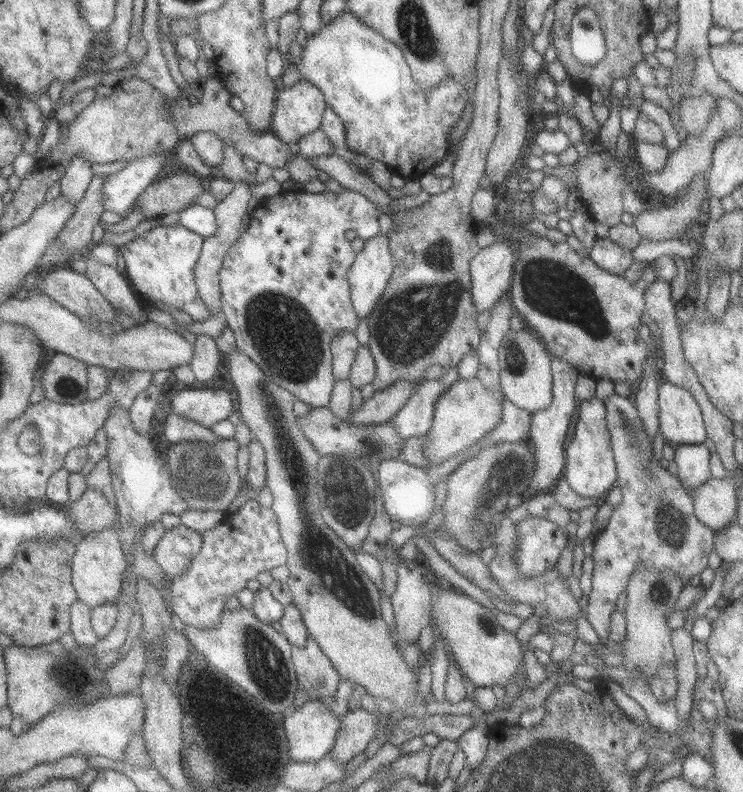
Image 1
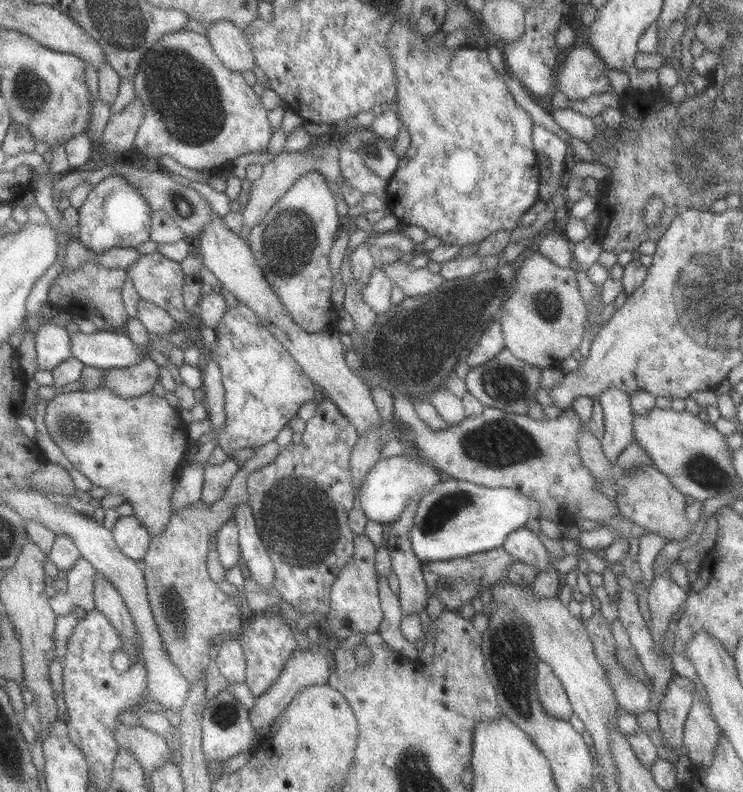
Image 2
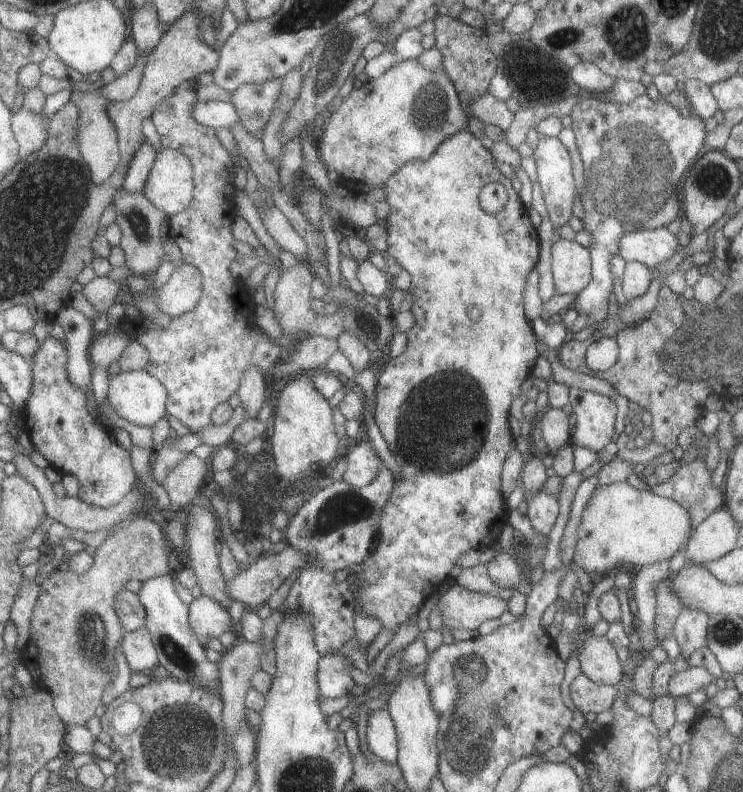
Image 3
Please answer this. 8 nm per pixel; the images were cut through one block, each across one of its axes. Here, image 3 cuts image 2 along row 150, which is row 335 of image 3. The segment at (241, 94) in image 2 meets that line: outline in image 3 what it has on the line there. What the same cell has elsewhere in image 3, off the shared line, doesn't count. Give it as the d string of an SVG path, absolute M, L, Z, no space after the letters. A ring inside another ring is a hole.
M185 83L165 100L154 112L152 122L161 138L161 144L170 148L177 148L190 156L194 164L194 200L185 210L169 218L169 236L180 248L183 262L196 266L203 277L203 294L200 303L193 311L185 315L172 317L167 328L161 328L160 323L153 324L149 320L137 328L138 339L149 350L150 361L146 366L157 380L166 385L169 393L167 416L174 416L185 424L190 432L198 433L213 424L214 410L223 401L231 401L237 397L238 388L243 375L251 366L259 367L265 376L269 376L272 368L283 359L286 354L282 346L273 344L269 337L255 324L256 301L247 291L243 282L231 276L231 262L238 259L238 253L233 248L233 225L238 217L236 212L236 184L233 169L237 164L225 146L215 136L216 128L209 128L199 124L192 115L192 108L197 102L195 84Z

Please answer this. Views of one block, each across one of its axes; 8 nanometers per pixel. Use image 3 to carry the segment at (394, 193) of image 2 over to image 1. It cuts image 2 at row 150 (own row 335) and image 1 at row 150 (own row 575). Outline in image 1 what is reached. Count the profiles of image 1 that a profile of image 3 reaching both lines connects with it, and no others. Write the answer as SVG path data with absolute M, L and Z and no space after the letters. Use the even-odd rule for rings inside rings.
M343 12L307 40L301 61L291 63L292 68L301 74L301 81L309 81L319 87L328 106L341 117L346 126L349 150L384 162L395 175L415 180L429 173L449 154L451 130L463 120L465 106L471 96L471 92L457 79L449 77L435 89L421 89L411 74L402 48L351 12Z

